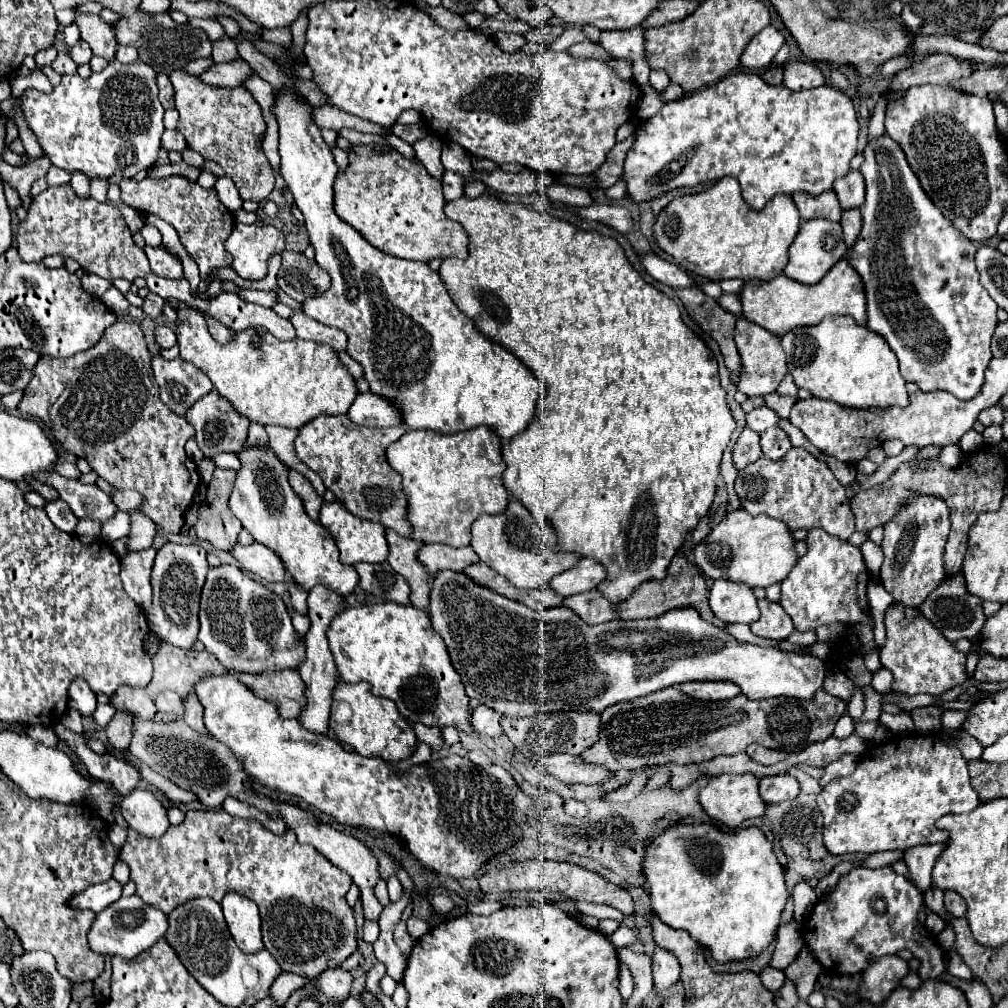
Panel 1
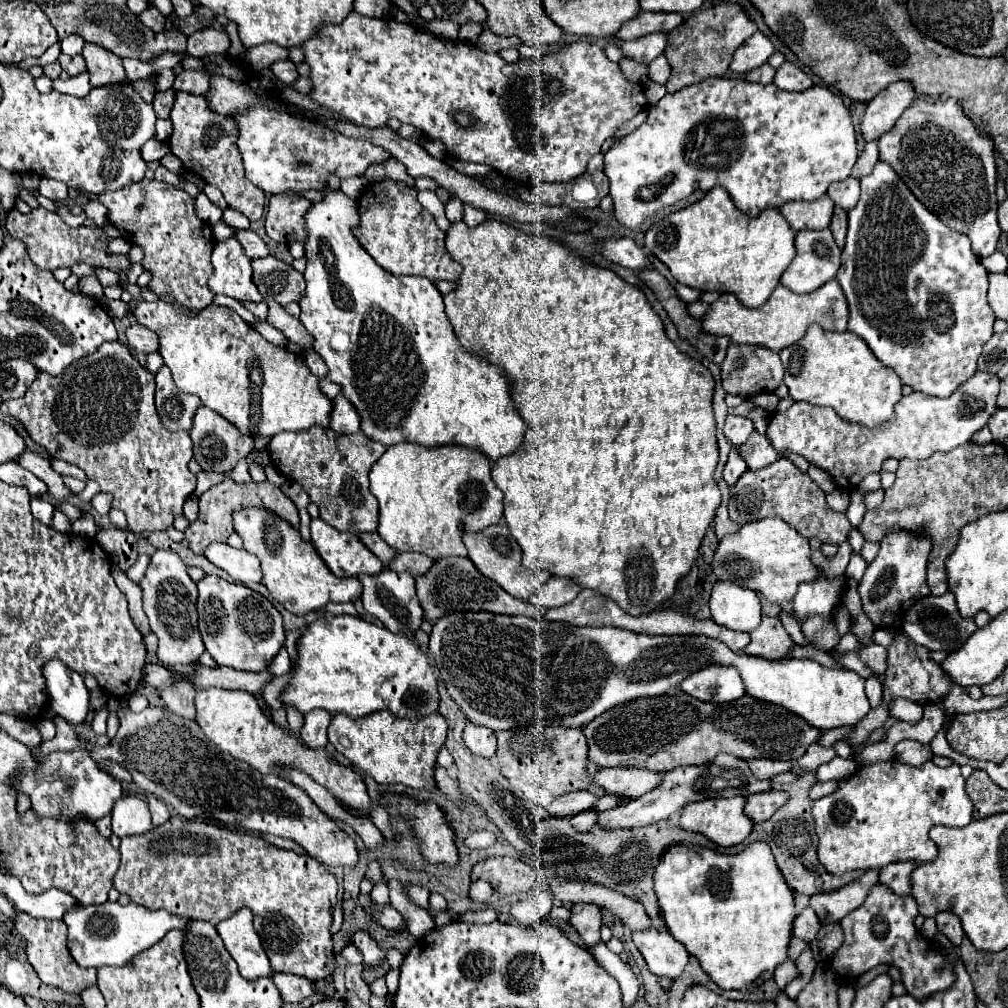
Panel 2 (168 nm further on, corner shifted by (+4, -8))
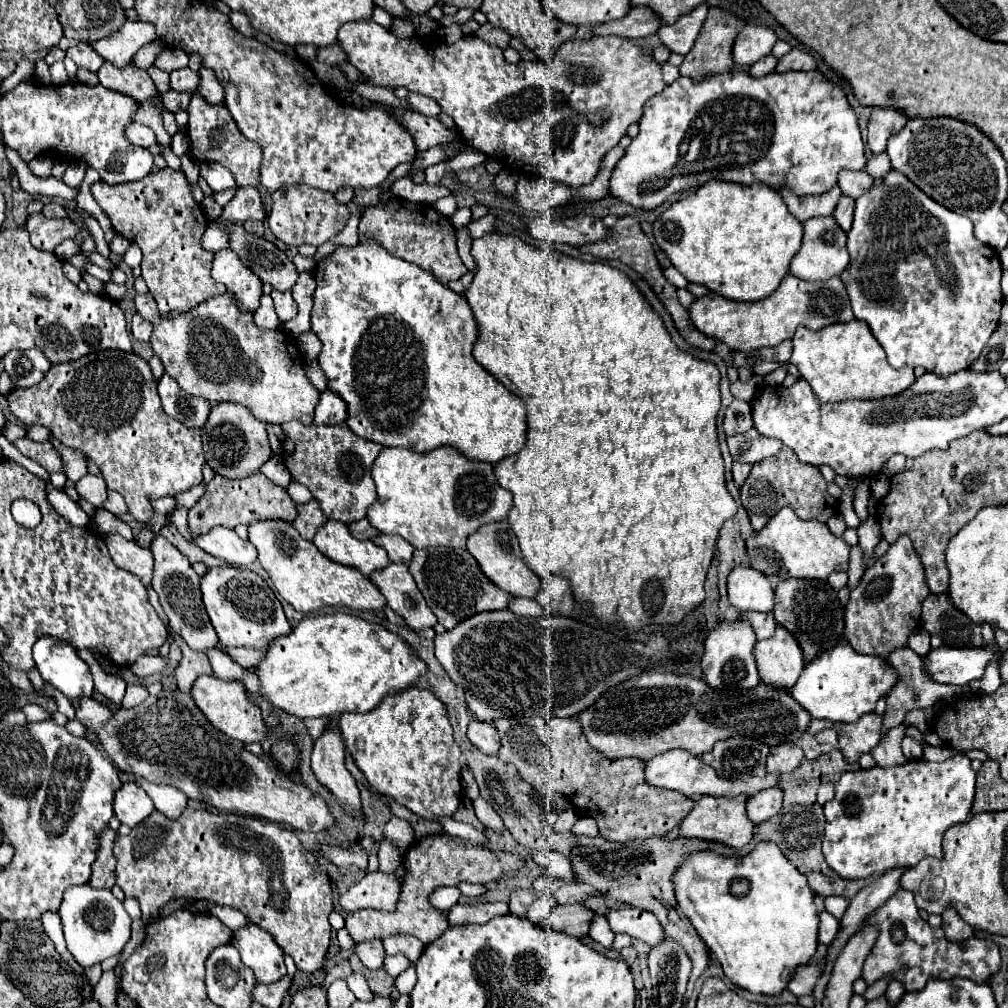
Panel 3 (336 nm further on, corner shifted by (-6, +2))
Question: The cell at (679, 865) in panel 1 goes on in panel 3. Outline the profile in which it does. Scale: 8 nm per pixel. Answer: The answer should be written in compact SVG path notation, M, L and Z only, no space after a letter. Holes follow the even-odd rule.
M758 843L752 853L744 855L744 861L736 855L724 857L714 851L694 851L684 859L672 881L676 887L678 907L690 919L708 951L720 961L724 975L734 985L752 993L778 995L786 989L794 969L808 963L814 955L818 943L818 913L812 901L814 893L804 875L774 843Z

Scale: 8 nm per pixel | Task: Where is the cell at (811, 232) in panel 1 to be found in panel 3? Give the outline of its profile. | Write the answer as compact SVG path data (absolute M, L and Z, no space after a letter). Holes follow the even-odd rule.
M814 217L804 223L804 241L800 251L790 263L790 273L802 281L828 281L834 275L840 275L850 263L846 249L846 233L840 229L834 217Z

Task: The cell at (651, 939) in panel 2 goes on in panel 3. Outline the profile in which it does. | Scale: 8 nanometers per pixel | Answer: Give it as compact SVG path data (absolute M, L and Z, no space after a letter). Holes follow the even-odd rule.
M634 907L618 909L618 911L612 909L606 915L606 919L614 933L628 933L630 937L650 943L650 947L656 947L656 943L662 943L666 939L664 927L660 927L656 915L648 911L640 911Z

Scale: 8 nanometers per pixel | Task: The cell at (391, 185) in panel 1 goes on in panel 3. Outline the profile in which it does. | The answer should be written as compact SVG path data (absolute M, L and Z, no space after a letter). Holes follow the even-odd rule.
M392 197L384 205L368 207L360 221L360 237L374 237L390 255L406 259L424 271L434 273L442 283L460 279L468 269L464 267L458 249L456 249L456 229L448 217L436 211L432 205L412 203L400 197Z

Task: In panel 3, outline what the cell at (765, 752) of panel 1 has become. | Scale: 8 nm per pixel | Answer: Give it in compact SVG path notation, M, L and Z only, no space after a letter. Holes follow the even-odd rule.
M778 745L770 749L766 771L768 773L790 773L804 761L804 751L796 745Z

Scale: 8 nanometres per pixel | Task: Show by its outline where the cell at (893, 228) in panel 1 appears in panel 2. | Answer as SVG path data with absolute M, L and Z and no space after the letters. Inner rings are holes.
M878 161L878 165L874 167L872 175L862 177L862 195L860 201L856 203L856 207L852 207L848 211L848 235L846 235L846 245L842 249L842 269L836 273L836 281L844 291L844 297L848 301L848 331L856 333L858 337L862 337L866 341L866 345L870 347L870 351L876 355L876 359L884 365L890 367L904 385L910 385L914 391L926 393L926 395L934 395L934 397L950 397L950 393L954 393L954 389L958 385L962 385L962 381L968 381L974 373L976 373L976 361L982 353L984 343L992 337L992 325L994 325L994 311L988 305L986 293L988 293L988 271L984 269L984 265L980 265L980 257L972 253L970 247L970 239L950 227L946 227L936 215L932 215L904 185L904 181L890 169L890 165L886 165L884 161Z

